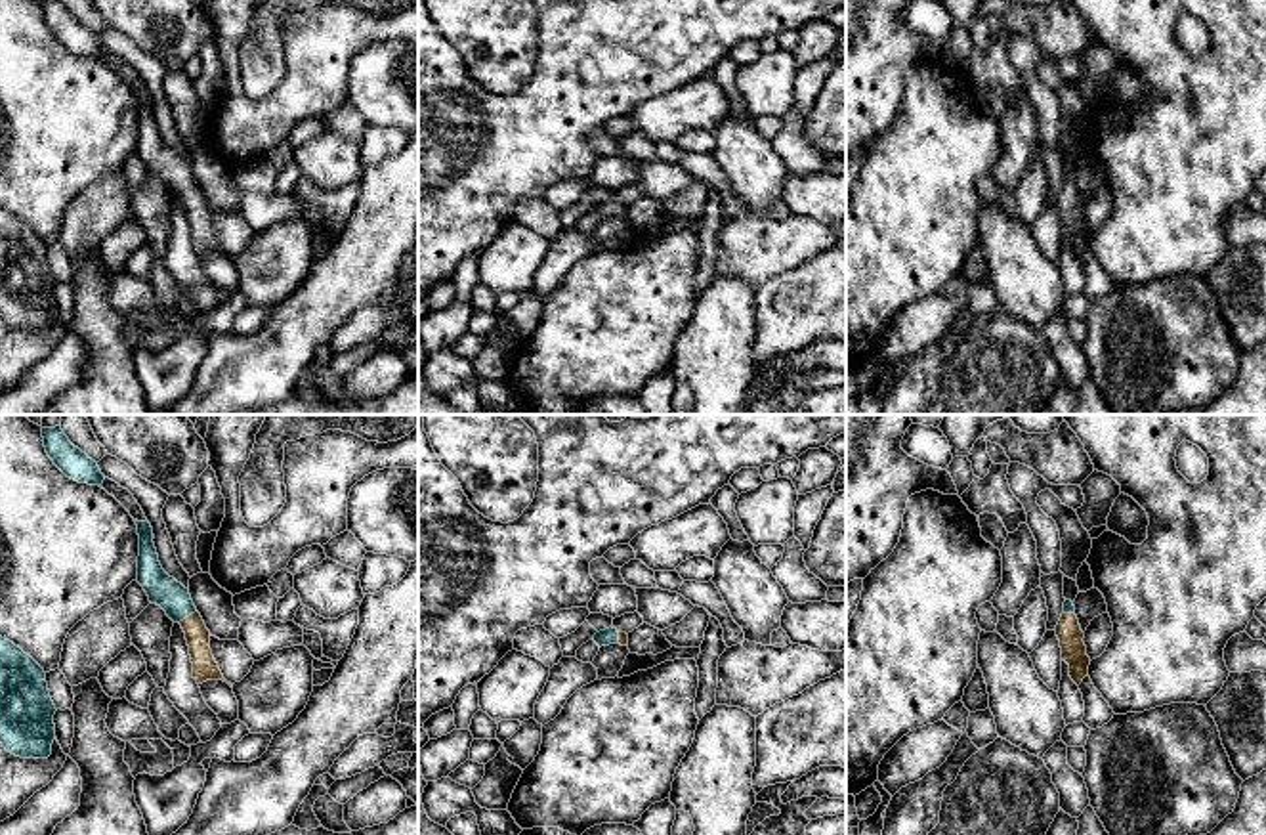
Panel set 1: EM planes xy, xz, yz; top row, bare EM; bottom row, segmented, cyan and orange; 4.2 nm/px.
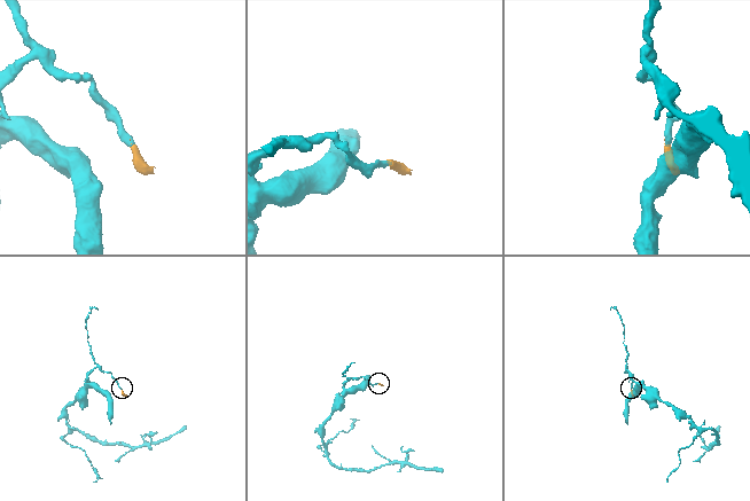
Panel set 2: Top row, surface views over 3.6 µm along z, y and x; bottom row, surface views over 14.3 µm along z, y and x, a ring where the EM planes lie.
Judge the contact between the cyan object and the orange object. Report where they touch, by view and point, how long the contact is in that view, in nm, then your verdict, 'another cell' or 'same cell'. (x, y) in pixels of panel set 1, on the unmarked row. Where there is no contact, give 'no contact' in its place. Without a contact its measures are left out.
meets cyan in xy at (186, 188); contact 90 nm long; same cell

